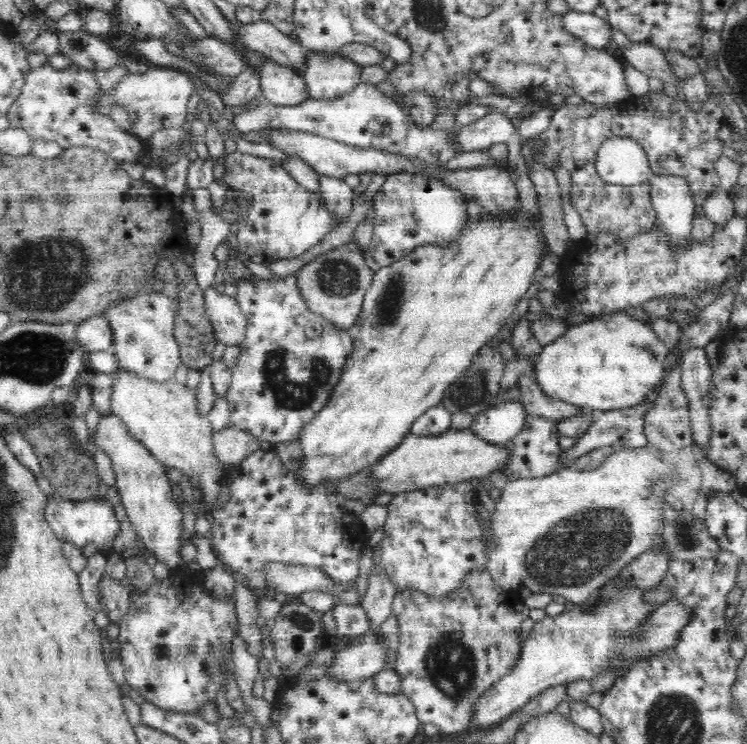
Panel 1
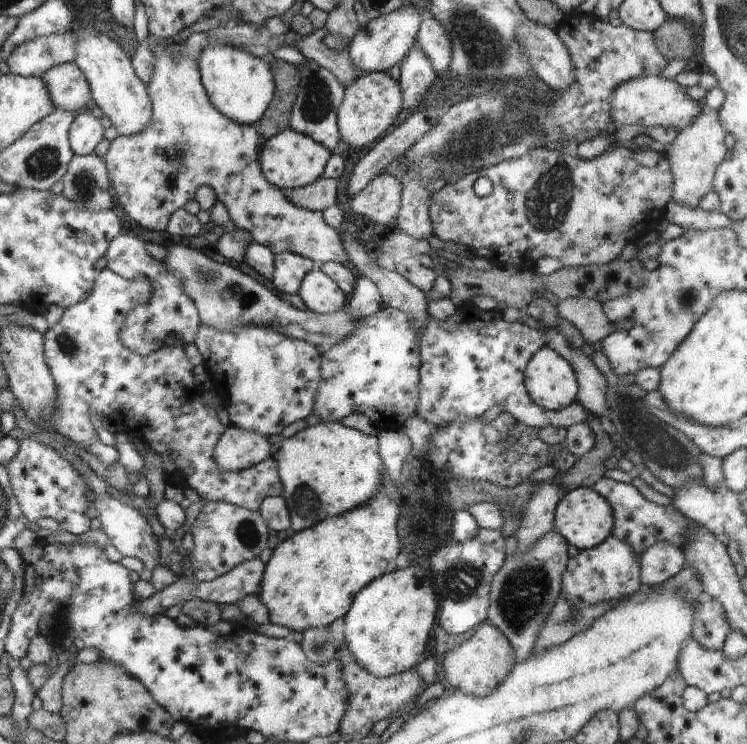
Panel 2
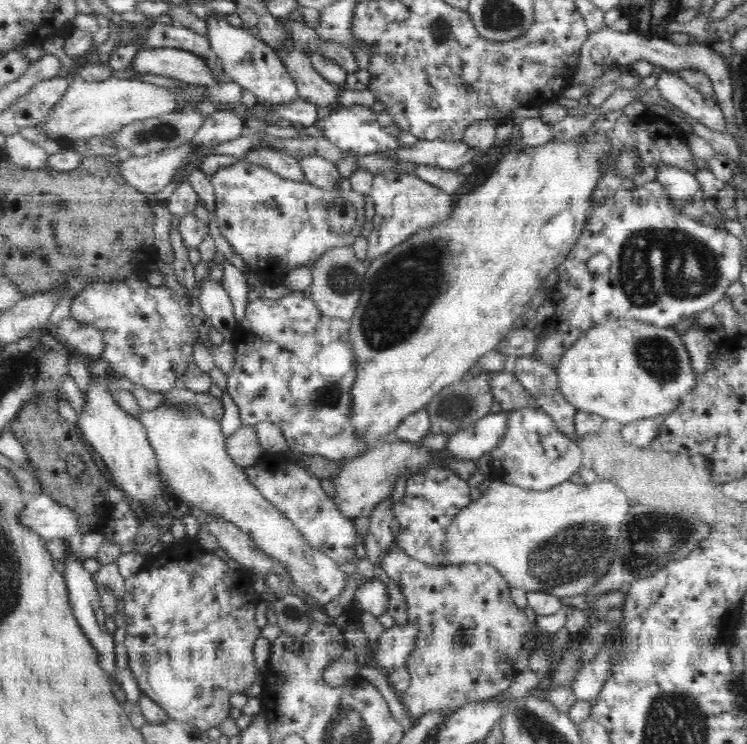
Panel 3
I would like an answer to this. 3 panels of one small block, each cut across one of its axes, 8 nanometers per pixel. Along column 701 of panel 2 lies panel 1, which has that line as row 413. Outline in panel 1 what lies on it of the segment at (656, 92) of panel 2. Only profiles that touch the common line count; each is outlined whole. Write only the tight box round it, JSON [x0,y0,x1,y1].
[93,415,186,572]

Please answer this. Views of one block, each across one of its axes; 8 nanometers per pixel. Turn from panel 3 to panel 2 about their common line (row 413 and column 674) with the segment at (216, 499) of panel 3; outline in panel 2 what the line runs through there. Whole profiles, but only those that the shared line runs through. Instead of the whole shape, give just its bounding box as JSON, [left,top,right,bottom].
[667,110,728,208]

